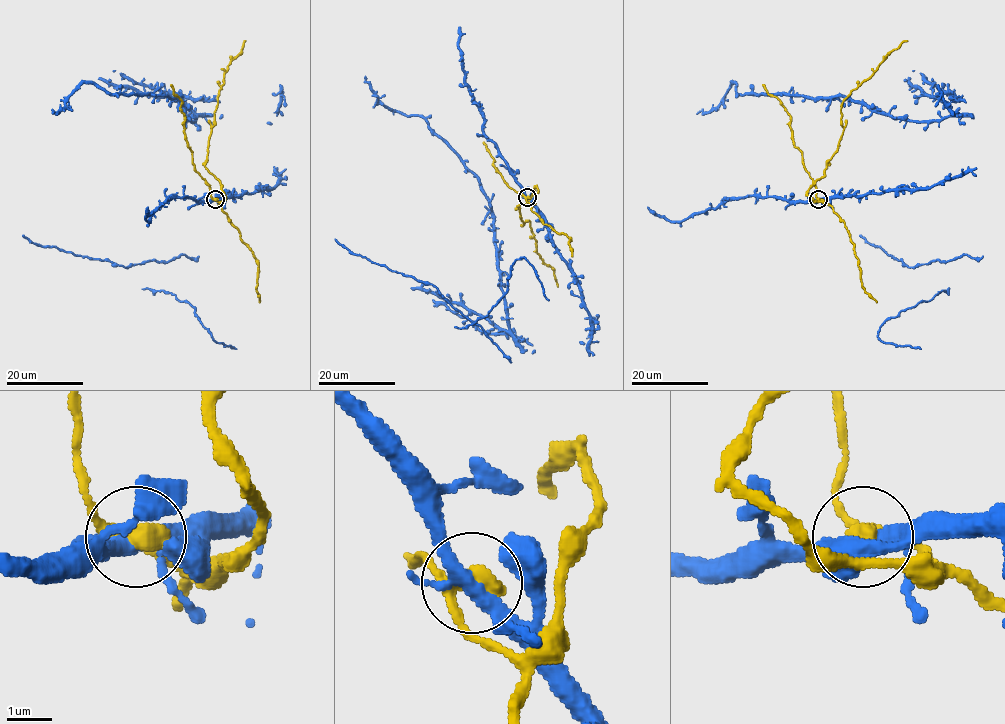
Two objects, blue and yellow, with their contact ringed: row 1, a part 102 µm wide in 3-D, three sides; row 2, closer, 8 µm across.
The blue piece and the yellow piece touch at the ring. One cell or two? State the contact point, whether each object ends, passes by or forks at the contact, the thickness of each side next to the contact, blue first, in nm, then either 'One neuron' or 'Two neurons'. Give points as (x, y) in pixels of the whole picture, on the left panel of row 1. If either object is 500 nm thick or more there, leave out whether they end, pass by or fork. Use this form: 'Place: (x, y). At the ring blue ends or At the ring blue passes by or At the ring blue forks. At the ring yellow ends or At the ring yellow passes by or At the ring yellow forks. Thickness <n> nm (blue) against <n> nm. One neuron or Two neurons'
Place: (215, 199). At the ring blue forks. At the ring yellow passes by. Thickness 300 nm (blue) against 360 nm. One neuron

